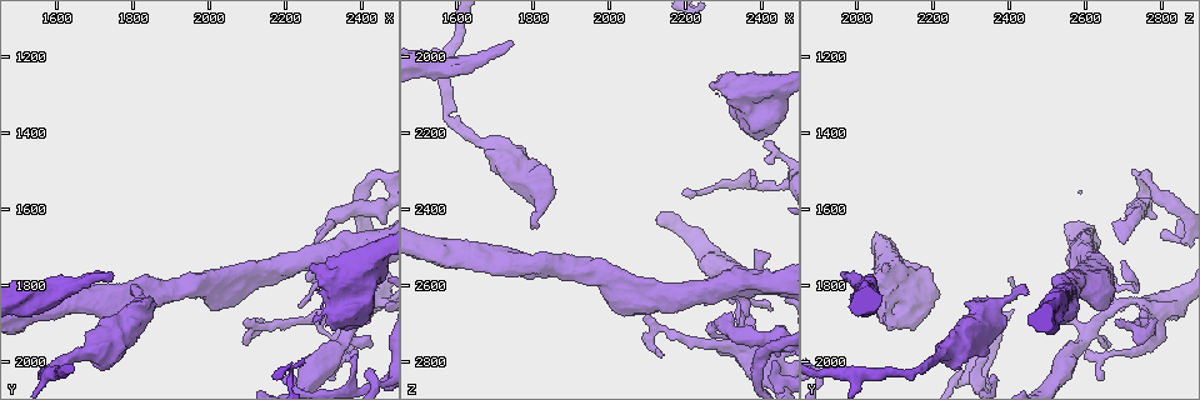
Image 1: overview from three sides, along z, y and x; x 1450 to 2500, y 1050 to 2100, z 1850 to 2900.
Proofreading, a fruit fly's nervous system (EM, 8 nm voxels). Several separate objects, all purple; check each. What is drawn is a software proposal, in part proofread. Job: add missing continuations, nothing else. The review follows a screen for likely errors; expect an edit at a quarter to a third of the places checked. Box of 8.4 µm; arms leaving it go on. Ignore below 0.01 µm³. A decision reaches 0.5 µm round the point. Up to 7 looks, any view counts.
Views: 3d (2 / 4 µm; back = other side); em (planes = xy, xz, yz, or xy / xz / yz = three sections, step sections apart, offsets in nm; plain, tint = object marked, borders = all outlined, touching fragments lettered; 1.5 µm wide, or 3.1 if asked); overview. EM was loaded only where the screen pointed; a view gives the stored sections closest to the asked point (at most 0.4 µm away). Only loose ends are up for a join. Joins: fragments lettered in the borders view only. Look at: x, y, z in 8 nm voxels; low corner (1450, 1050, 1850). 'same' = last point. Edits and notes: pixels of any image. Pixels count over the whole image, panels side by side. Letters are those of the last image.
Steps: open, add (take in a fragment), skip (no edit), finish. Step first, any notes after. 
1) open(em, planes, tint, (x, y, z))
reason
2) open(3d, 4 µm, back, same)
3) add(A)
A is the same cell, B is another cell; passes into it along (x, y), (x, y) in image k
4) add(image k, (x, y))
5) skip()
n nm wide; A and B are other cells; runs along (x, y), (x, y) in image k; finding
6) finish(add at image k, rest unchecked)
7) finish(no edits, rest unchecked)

open(em, xz, step 8, tint, (2280, 1690, 2700))
free end

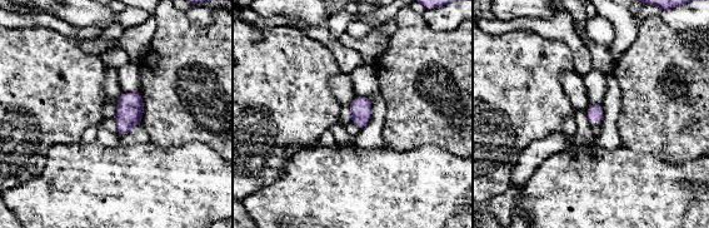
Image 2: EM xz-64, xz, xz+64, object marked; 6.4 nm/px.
open(em, planes, borders, same)

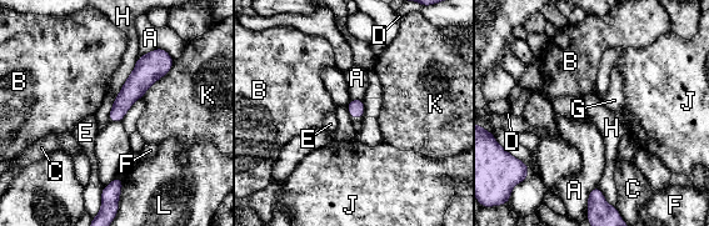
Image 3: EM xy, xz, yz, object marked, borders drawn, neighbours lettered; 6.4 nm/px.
skip()
A, B, C, D, E, F, G, H, J, K and L are other cells; border along (597, 185), (590, 191), (585, 206) in image 3; no lettered fragment goes on from it

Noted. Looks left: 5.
open(3d, 4 µm, (2440, 1850, 2765))

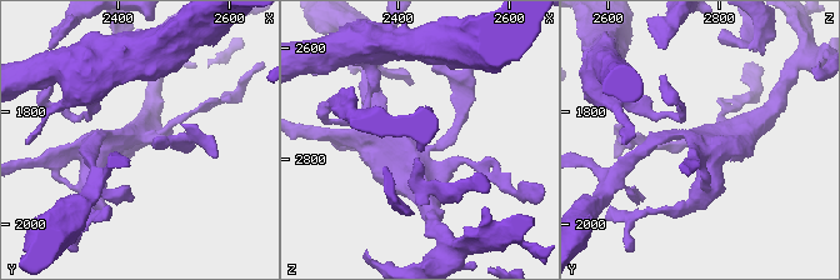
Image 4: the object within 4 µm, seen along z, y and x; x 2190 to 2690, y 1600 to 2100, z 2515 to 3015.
open(em, xy, step 8, tint, (2440, 1850, 2775))

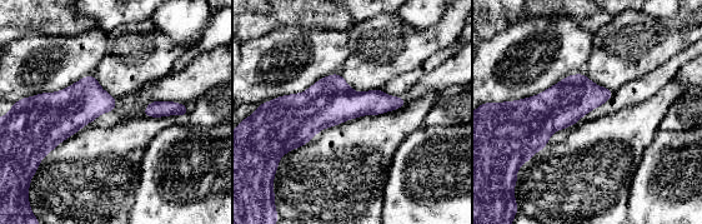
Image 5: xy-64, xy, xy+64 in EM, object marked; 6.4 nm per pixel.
open(em, planes, borders, same)
cut it another way

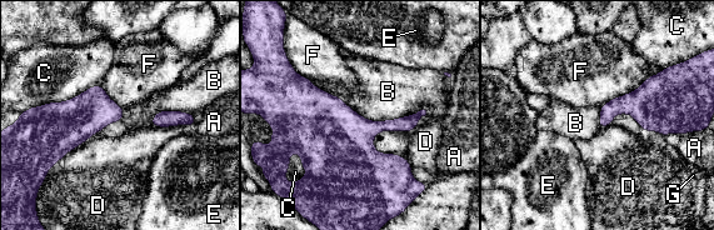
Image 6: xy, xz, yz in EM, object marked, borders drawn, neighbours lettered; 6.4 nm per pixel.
skip()
A, B, C, D, E, F and G are other cells; border along (309, 79), (370, 121), (427, 114) in image 6; no lettered fragment goes on from it

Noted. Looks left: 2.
open(em, planes, borders, (1795, 1820, 2450))
free end

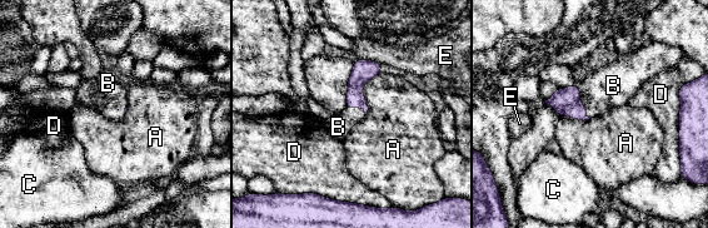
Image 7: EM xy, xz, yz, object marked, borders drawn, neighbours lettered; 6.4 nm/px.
add(B)
B is the same cell, A, C, D and E are other cells; passes into it along (363, 70), (358, 107), (338, 127) in image 7; it goes on there

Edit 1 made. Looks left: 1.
finish(add at image 7, rest unchecked)

